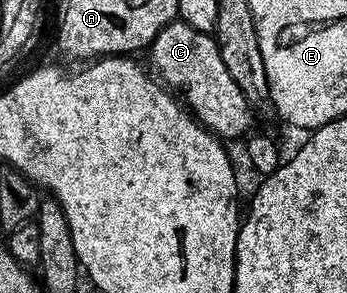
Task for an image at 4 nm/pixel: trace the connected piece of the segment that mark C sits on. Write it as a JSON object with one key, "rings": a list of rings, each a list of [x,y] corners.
{"rings":[[[174,21],[153,38],[147,54],[153,62],[152,70],[156,78],[180,96],[185,106],[193,112],[193,116],[212,135],[222,141],[237,138],[240,140],[246,133],[254,130],[254,108],[250,107],[243,93],[239,93],[239,85],[235,85],[231,73],[227,73],[227,65],[223,65],[223,57],[219,57],[216,38],[210,32]]]}

